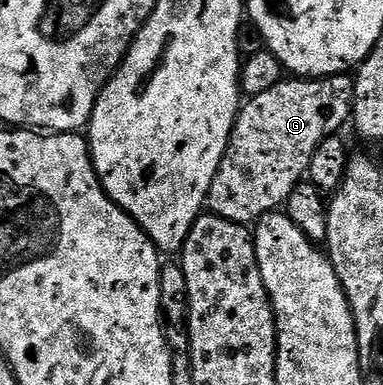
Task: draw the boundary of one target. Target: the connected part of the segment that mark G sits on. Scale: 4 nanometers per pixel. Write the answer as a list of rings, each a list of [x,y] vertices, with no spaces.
[[[347,74],[284,78],[271,90],[250,97],[239,109],[227,154],[221,158],[221,166],[211,183],[206,207],[222,220],[244,226],[250,225],[250,220],[262,221],[274,208],[282,209],[296,186],[308,175],[315,147],[325,138],[336,135],[339,127],[352,119],[354,107],[355,82]]]

